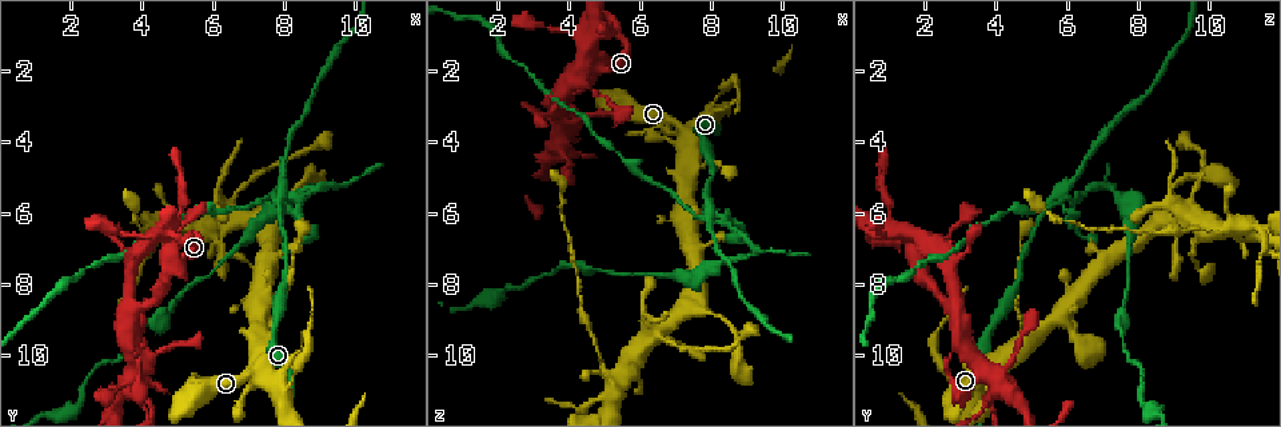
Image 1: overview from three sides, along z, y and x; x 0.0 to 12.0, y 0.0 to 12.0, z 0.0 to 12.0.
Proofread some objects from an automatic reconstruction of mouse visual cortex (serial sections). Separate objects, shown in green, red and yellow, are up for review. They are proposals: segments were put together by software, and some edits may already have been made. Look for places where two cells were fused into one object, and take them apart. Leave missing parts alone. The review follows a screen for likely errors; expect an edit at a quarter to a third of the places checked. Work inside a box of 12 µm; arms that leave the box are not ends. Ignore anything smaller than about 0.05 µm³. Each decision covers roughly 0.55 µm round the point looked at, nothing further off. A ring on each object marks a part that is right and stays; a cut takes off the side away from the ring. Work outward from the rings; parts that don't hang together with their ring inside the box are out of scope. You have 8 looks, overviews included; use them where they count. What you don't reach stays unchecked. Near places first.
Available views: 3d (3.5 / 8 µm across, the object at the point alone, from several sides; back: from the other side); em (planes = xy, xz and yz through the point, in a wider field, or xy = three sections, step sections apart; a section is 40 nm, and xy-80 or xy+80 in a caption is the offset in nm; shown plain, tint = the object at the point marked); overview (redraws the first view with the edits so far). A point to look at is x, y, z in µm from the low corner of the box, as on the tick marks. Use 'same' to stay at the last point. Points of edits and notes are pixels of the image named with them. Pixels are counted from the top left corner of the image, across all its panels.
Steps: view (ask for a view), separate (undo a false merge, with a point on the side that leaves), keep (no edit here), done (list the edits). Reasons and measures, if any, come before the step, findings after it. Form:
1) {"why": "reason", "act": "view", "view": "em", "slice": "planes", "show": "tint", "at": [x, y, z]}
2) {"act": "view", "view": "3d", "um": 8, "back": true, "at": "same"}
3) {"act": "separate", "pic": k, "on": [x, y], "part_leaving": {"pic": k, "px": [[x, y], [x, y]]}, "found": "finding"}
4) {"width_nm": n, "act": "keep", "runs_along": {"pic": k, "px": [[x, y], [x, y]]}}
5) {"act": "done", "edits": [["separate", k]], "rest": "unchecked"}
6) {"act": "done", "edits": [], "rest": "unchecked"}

{"why": "side arm on a straight run", "act": "view", "view": "3d", "um": 3.5, "at": [7.6, 9.5, 4.7]}

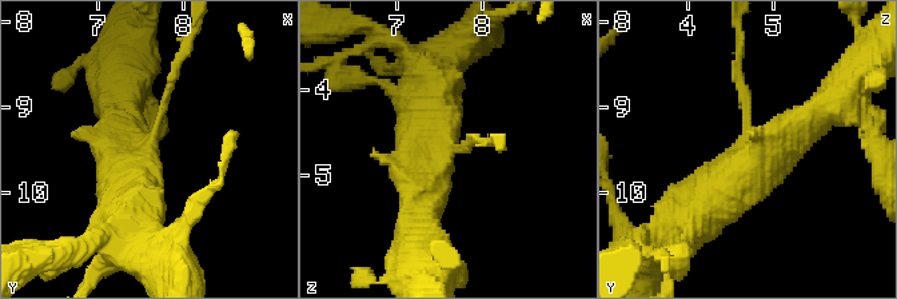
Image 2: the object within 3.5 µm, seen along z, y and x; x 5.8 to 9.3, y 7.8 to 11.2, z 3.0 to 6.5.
{"act": "view", "view": "em", "slice": "xy", "step": 3, "show": "tint", "at": [7.55, 9.55, 4.80]}

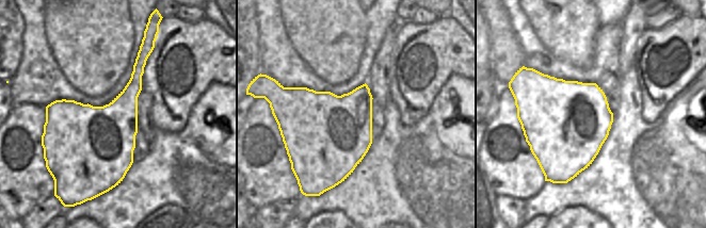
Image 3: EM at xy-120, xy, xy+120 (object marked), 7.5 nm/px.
{"act": "keep", "runs_along": {"pic": 2, "px": [[693, 226], [829, 102]]}, "found": "continuous, no second cell"}

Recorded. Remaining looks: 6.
{"why": "sudden change in width", "act": "view", "view": "3d", "um": 8, "at": [3.7, 7.2, 2.9]}

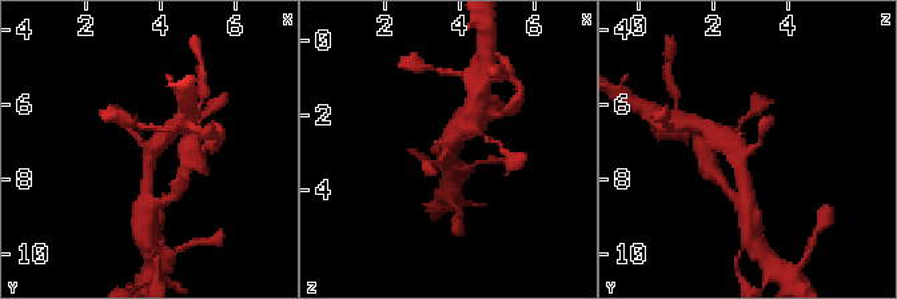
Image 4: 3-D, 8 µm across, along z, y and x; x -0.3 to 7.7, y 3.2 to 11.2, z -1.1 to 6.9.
{"why": "now the EM", "act": "view", "view": "em", "slice": "xy", "step": 5, "show": "tint", "at": [3.6, 7.2, 2.9]}

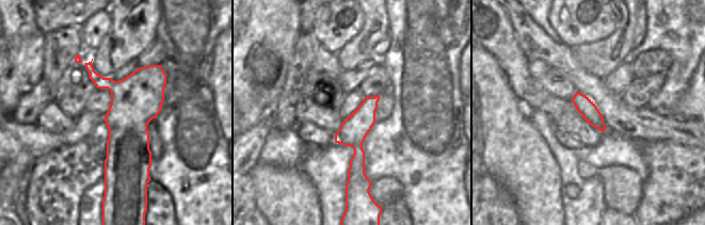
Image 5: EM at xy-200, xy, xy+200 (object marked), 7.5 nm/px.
{"act": "keep", "runs_along": {"pic": 5, "px": [[375, 99], [357, 125], [361, 185]]}, "found": "continuous, no second cell"}

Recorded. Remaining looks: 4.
{"why": "calibre changes", "act": "view", "view": "3d", "um": 3.5, "at": [6.8, 5.2, 9.6]}

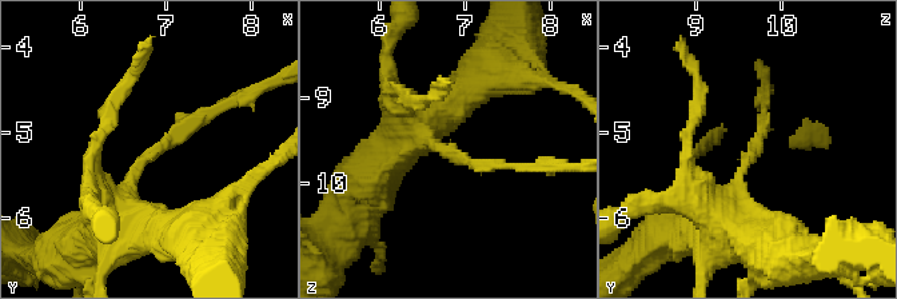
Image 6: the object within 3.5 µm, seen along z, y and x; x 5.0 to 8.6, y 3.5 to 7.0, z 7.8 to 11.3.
{"why": "need the tissue", "act": "view", "view": "em", "slice": "xy", "step": 2, "show": "tint", "at": [6.75, 5.35, 9.60]}

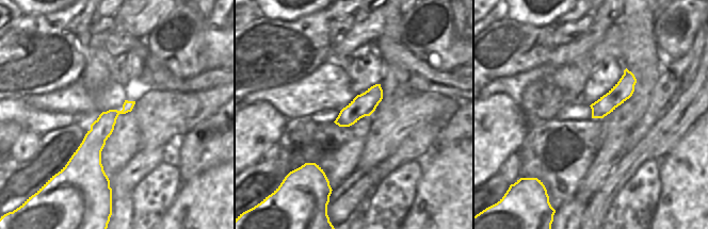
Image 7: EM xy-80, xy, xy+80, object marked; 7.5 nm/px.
{"arm_widths_nm": [150, 500], "act": "keep", "runs_along": {"pic": 6, "px": [[128, 227], [132, 170], [218, 108]]}, "found": "one cell here"}

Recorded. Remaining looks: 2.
{"act": "done", "edits": [], "rest": "unchecked"}

